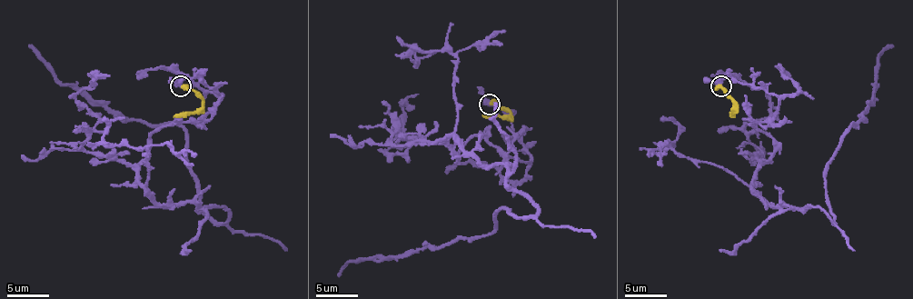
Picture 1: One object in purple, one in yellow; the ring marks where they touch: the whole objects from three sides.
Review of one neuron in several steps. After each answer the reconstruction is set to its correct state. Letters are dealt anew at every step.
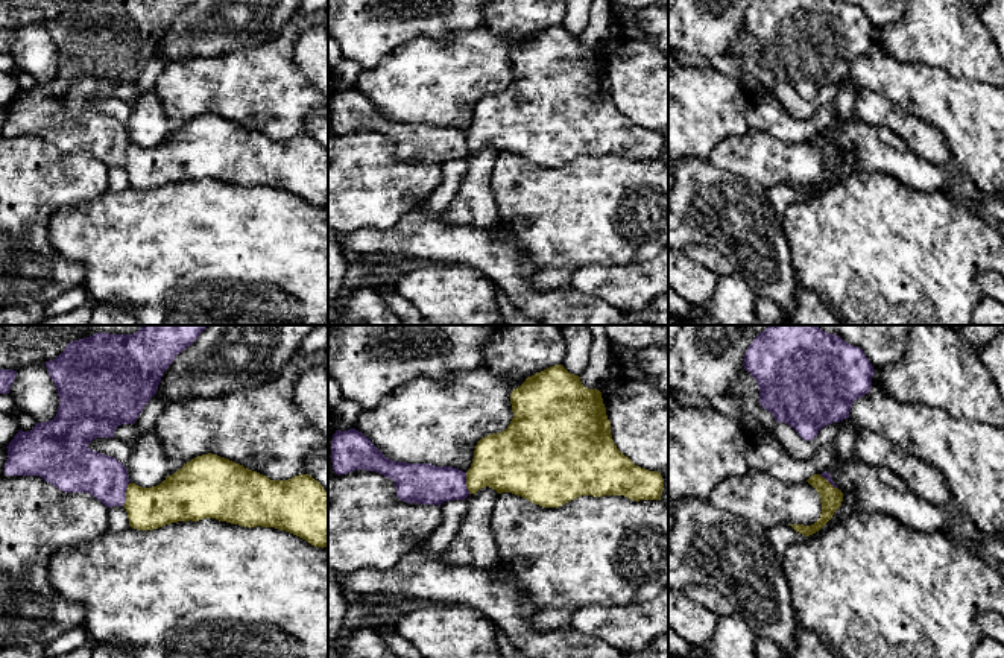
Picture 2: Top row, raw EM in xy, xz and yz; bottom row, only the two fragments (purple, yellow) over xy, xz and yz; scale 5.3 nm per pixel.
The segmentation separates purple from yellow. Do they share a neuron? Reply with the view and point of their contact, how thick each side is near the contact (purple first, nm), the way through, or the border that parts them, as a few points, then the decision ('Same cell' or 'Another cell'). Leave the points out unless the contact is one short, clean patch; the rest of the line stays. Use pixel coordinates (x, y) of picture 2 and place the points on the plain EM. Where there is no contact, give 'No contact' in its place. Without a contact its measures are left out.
Touches purple at xy (125, 154). Thickness 220 nm (purple) against 220 nm. Boundary: xy (129, 143), (122, 164). Another cell

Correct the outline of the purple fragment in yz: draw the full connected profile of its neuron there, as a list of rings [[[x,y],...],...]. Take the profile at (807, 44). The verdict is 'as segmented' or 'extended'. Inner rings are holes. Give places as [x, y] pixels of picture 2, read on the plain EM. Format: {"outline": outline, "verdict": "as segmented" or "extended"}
{"outline": [[[753,0],[743,26],[758,43],[759,64],[805,100],[813,100],[825,85],[849,78],[854,61],[870,50],[875,30],[864,11],[845,0]]], "verdict": "as segmented"}

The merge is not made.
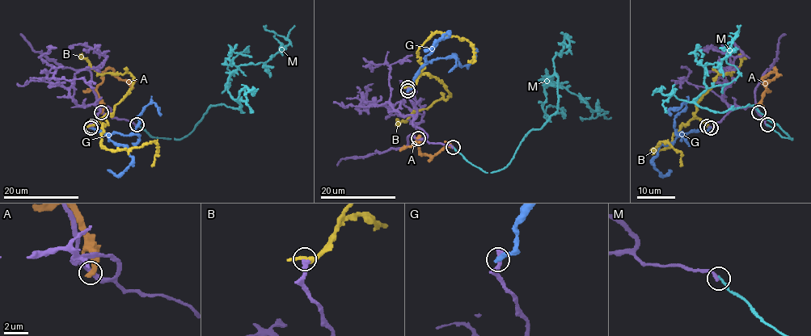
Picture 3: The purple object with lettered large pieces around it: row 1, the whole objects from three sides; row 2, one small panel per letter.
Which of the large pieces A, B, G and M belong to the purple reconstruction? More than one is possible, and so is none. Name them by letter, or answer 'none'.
none

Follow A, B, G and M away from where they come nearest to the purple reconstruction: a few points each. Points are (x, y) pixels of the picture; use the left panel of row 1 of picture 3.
A: (102, 111), (97, 86), (103, 81), (103, 73), (110, 69), (122, 80), (128, 80)
B: (91, 126), (99, 119), (107, 122), (100, 145), (109, 149), (154, 141), (158, 153), (152, 166)
G: (91, 128), (102, 130), (105, 133), (130, 134), (137, 124), (138, 115), (145, 107), (154, 102), (160, 115)
M: (137, 125), (180, 139), (211, 106), (242, 111), (228, 77), (289, 43), (266, 25)

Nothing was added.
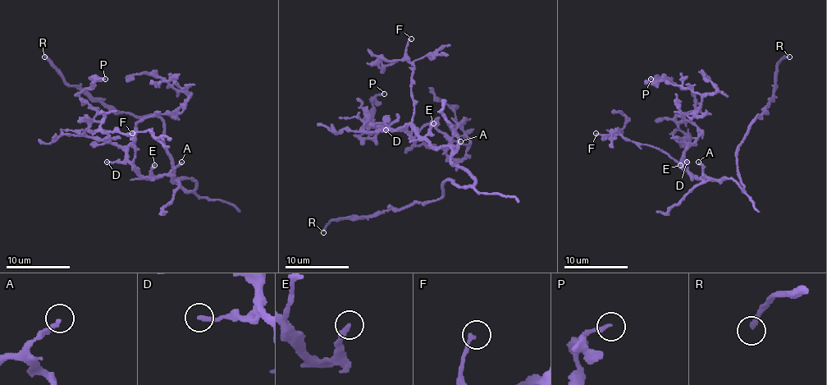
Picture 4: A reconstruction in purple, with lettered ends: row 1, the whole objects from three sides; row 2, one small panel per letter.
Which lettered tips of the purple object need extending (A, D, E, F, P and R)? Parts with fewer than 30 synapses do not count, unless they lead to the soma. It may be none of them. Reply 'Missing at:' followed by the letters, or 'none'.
Missing at: F, R

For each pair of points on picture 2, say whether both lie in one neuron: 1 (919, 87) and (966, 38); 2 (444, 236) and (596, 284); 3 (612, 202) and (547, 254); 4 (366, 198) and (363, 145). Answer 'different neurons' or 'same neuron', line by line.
1: different neurons
2: different neurons
3: same neuron
4: same neuron

